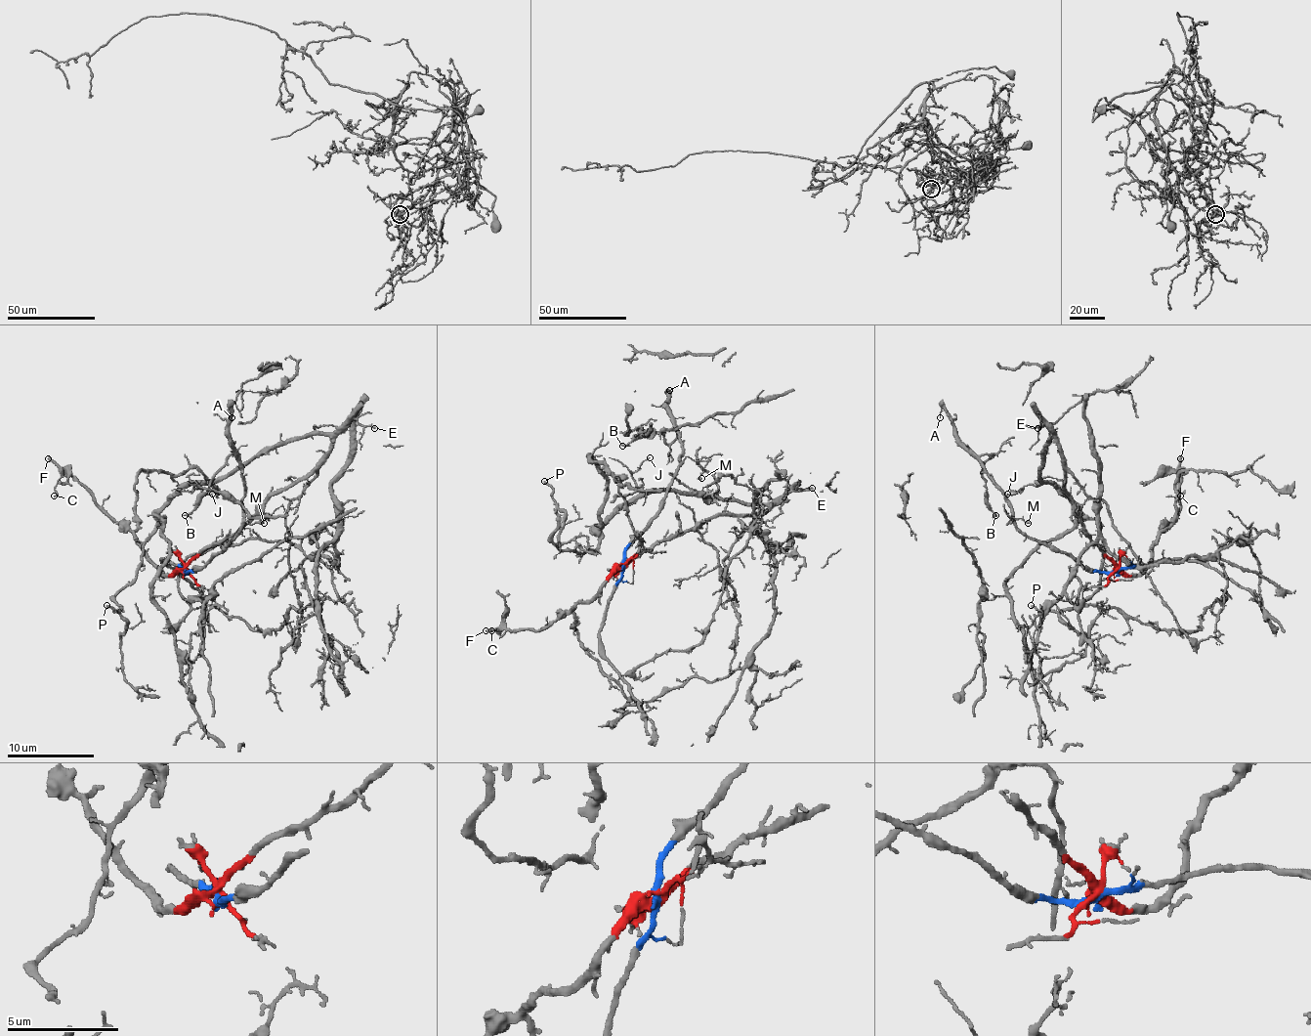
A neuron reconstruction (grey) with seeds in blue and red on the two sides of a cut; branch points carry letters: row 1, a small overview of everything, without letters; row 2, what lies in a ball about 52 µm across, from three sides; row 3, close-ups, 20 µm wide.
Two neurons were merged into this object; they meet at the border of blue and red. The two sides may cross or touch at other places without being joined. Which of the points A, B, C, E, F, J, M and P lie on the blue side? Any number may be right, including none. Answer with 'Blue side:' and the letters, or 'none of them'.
Blue side: A, B, M

